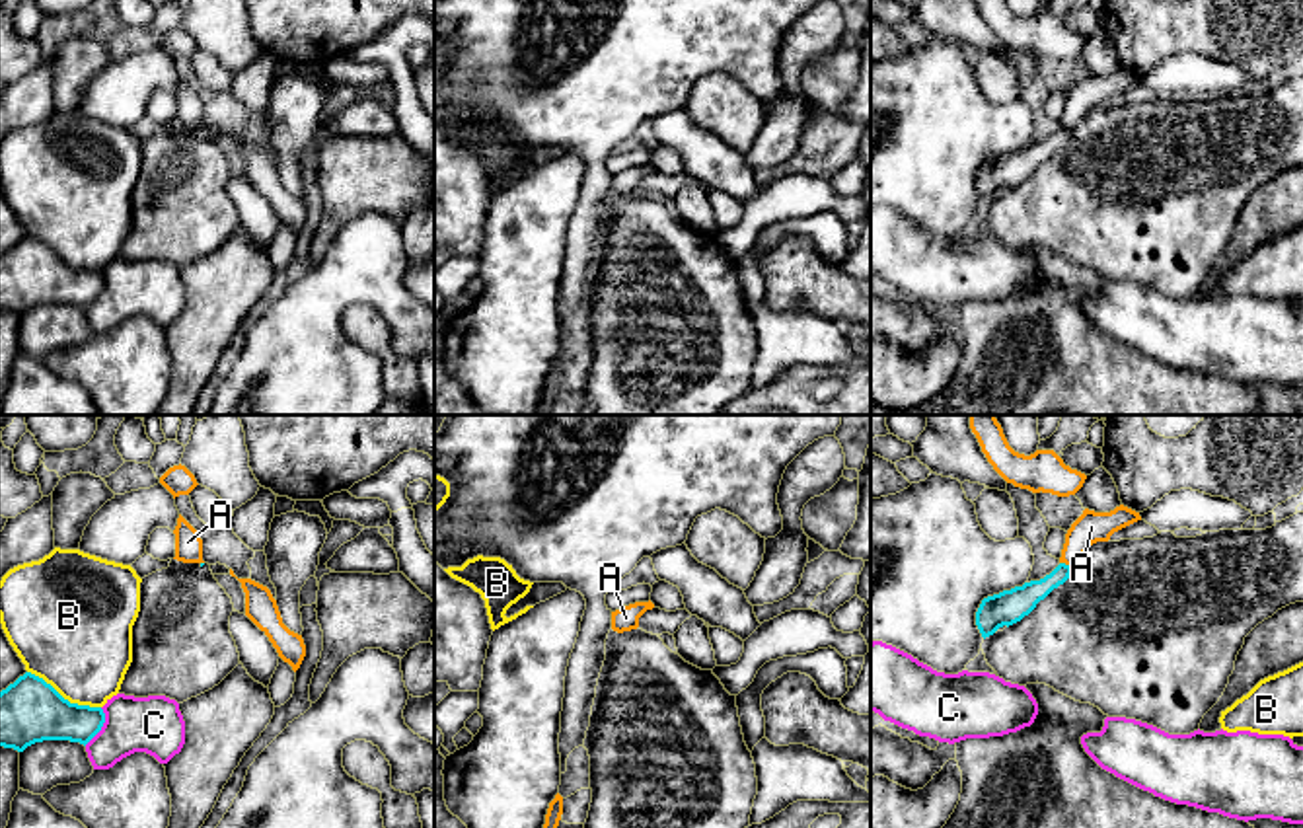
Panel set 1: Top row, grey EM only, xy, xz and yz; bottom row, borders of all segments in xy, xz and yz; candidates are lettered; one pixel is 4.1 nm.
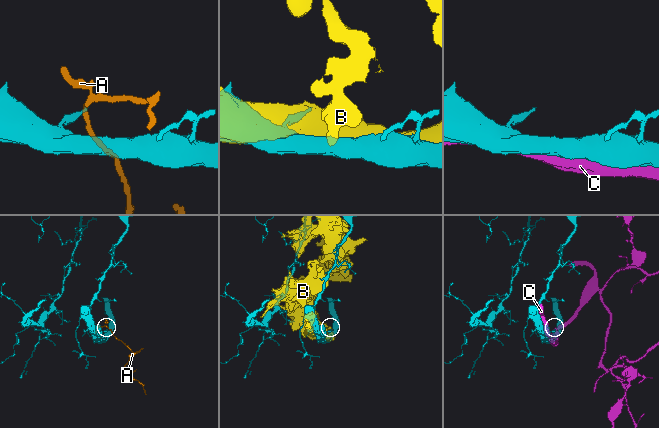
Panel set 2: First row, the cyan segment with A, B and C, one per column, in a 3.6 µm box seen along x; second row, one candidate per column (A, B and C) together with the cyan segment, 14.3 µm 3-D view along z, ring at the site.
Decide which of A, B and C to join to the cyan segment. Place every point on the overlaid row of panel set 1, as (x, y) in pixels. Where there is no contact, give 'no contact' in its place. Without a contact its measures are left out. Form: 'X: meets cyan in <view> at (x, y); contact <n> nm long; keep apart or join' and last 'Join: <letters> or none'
A: meets cyan in yz at (1064, 564); contact 50 nm long; keep apart
B: meets cyan in xy at (63, 698); contact 340 nm long; keep apart
C: meets cyan in xy at (102, 725); contact 180 nm long; keep apart
Join: none

